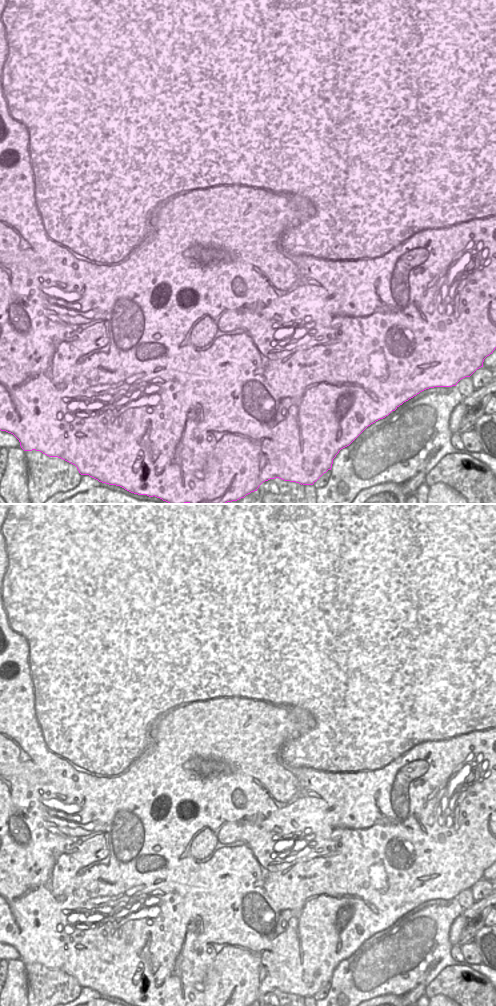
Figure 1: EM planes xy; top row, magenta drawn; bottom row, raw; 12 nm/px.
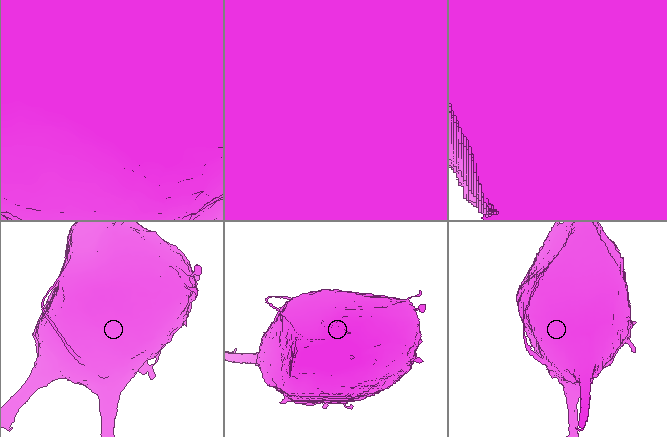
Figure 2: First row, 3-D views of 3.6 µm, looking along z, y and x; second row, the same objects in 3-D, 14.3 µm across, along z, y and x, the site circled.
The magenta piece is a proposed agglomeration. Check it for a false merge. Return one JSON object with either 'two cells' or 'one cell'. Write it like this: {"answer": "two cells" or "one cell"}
{"answer": "one cell"}

